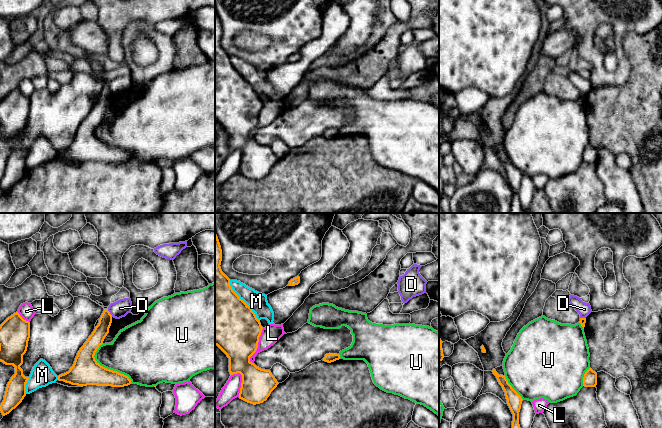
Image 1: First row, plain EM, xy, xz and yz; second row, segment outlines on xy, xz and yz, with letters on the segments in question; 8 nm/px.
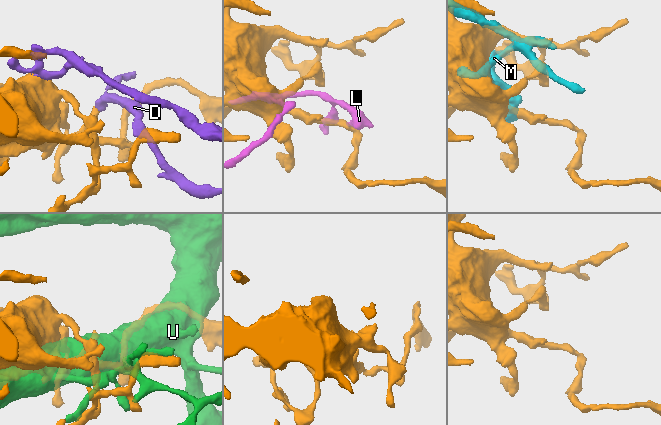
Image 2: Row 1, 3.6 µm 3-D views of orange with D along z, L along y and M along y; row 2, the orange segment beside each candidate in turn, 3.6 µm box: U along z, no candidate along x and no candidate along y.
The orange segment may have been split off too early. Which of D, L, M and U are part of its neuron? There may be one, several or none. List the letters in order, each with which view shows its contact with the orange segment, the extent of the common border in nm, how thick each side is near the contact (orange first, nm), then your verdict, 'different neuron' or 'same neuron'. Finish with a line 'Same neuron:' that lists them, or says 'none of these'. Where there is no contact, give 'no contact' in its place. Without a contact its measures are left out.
D: meets orange in xy; contact 80 nm long; 120 nm thick on the orange side, 140 nm on the other; different neuron
L: meets orange in xz; contact 300 nm long; 400 nm thick on the orange side, 150 nm on the other; different neuron
M: meets orange in xz; contact 420 nm long; 480 nm thick on the orange side, 150 nm on the other; different neuron
U: meets orange in xy; contact 400 nm long; 220 nm thick on the orange side, 380 nm on the other; different neuron
Same neuron: none of these

